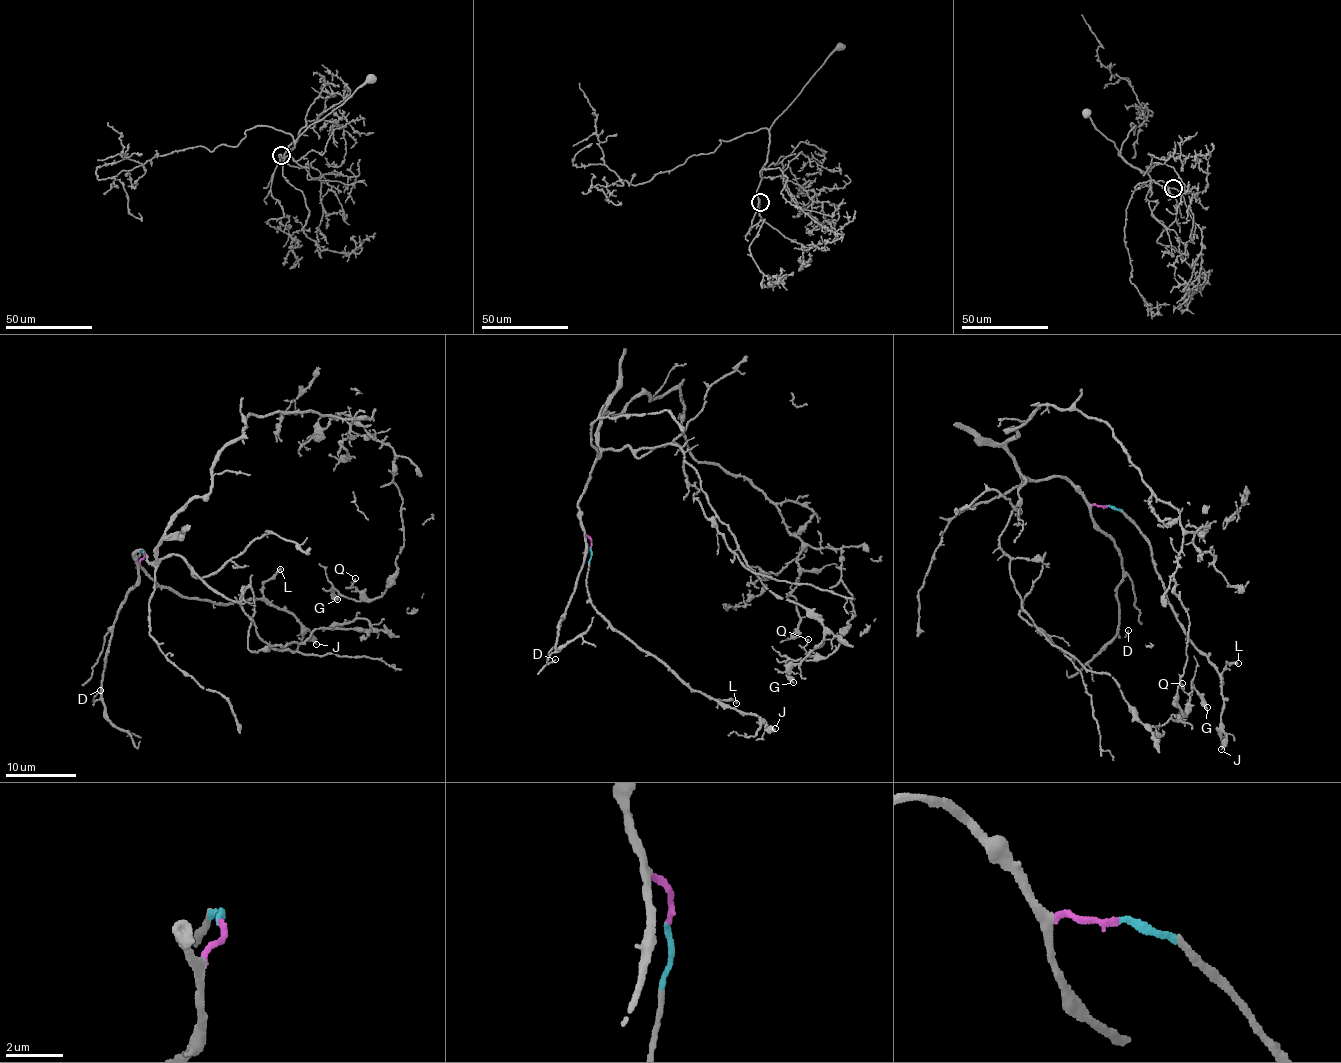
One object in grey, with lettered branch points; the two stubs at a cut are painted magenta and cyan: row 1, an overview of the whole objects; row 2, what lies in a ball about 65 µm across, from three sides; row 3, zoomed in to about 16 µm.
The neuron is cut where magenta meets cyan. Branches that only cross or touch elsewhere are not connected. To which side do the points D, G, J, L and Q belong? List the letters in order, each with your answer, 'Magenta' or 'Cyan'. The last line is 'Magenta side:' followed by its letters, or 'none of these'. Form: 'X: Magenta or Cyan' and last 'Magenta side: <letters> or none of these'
D: Magenta
G: Magenta
J: Cyan
L: Cyan
Q: Magenta
Magenta side: D, G, Q

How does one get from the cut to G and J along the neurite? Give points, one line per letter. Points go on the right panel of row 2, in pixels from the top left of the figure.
G: (1106, 507), (1021, 472), (1012, 428), (1042, 405), (1102, 419), (1178, 511), (1176, 707), (1193, 688), (1207, 708)
J: (1106, 507), (1113, 506), (1148, 544), (1168, 602), (1183, 631), (1220, 680), (1225, 741), (1220, 749)

